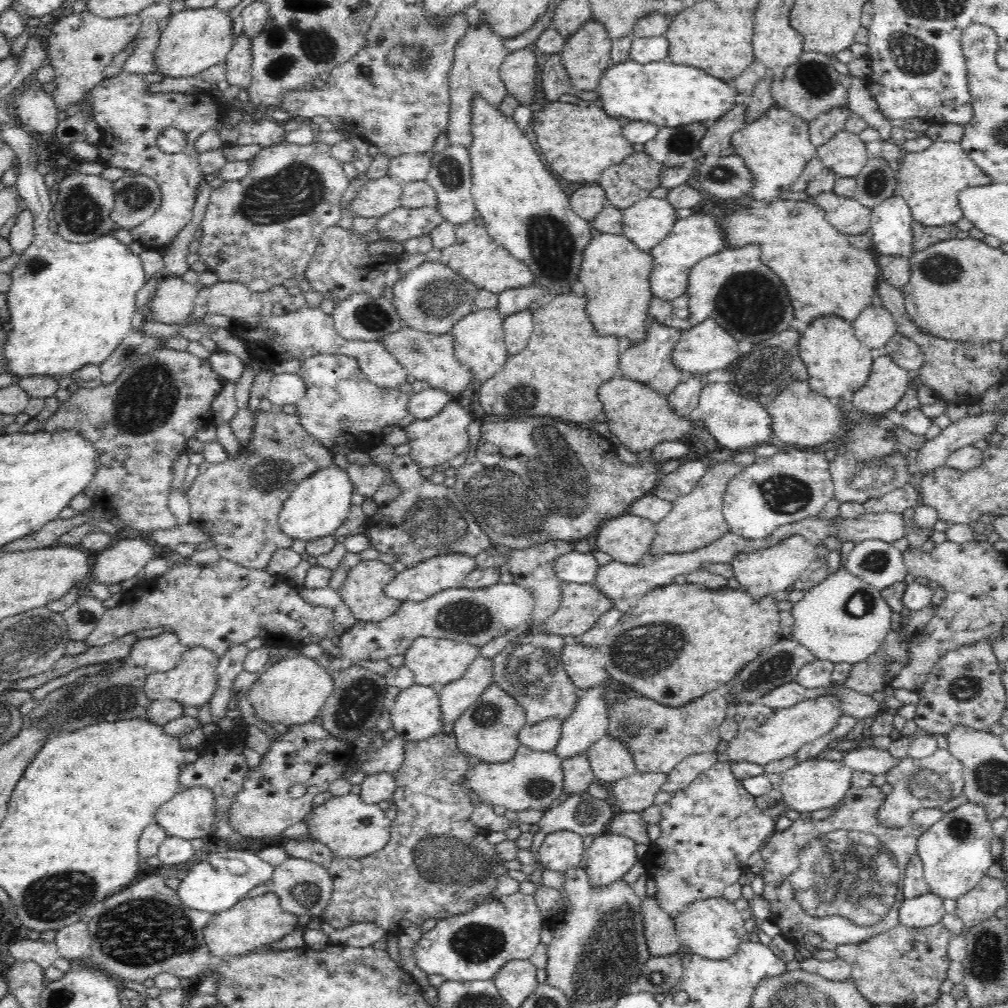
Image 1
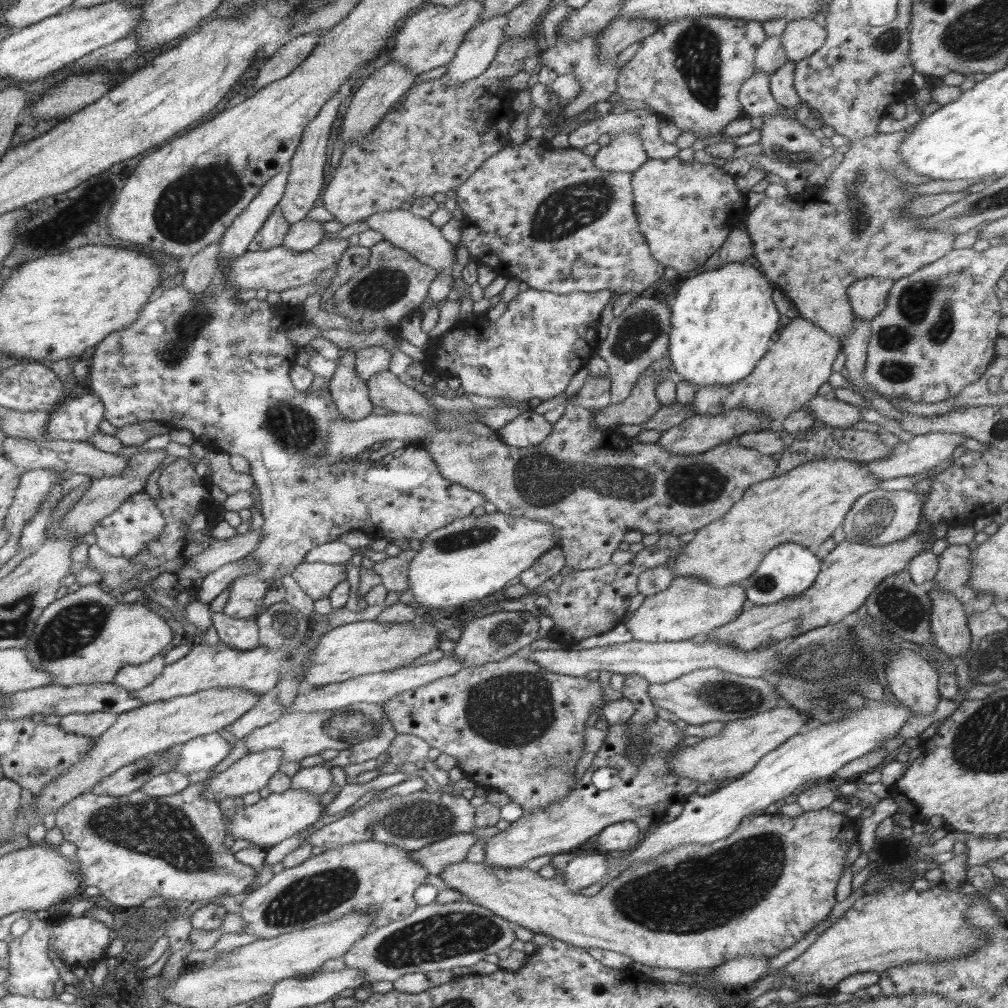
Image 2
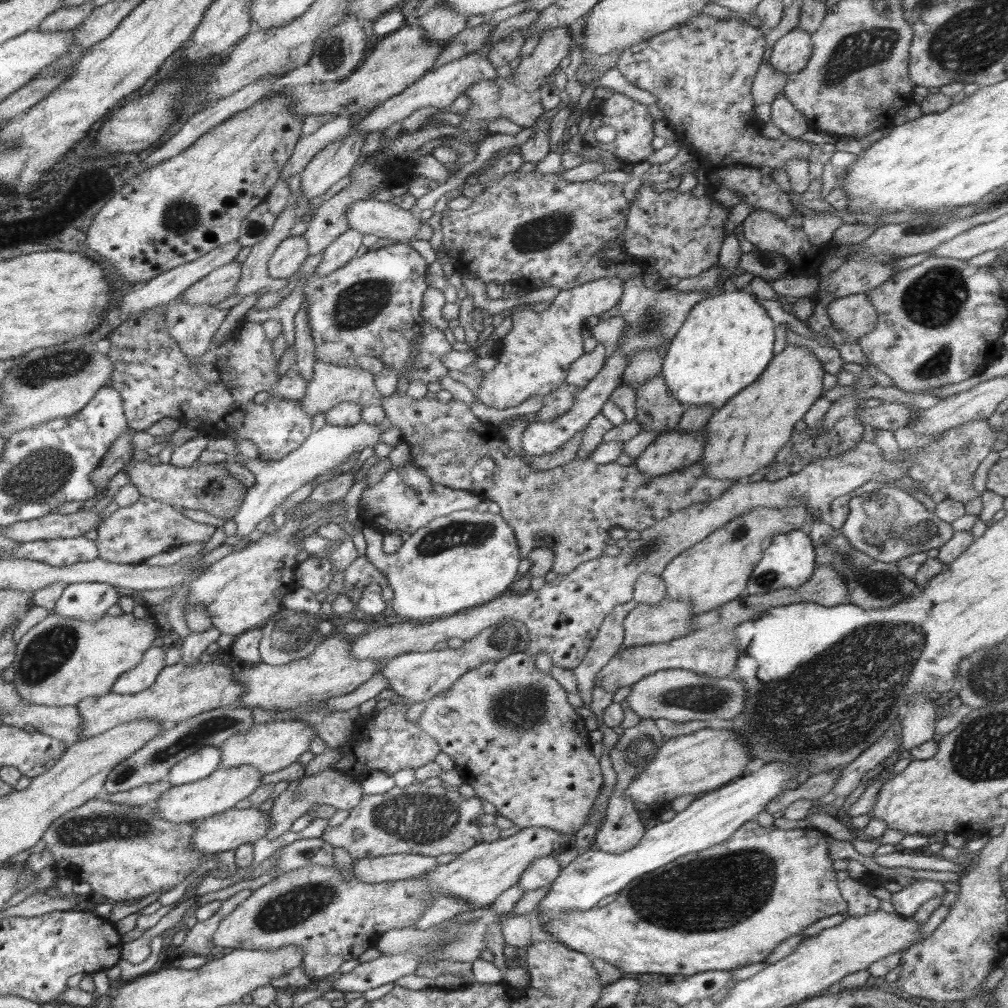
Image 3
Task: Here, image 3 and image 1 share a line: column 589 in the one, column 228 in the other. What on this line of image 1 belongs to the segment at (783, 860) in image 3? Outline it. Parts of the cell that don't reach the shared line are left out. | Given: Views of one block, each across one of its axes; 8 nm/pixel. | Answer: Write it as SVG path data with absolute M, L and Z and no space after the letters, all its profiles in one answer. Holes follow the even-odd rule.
M270 889L265 894L239 900L232 908L213 915L204 926L204 939L208 943L211 956L221 960L252 953L258 946L269 945L294 932L298 925L298 916L286 912L276 893Z

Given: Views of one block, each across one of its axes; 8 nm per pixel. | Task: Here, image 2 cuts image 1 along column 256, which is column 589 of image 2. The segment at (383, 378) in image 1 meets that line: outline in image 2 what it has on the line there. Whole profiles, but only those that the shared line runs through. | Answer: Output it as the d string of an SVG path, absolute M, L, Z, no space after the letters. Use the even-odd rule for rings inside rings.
M530 288L519 292L508 303L507 310L492 321L485 314L476 316L472 321L458 321L451 330L439 336L428 345L426 358L422 364L426 372L436 376L455 376L460 379L461 387L468 394L498 398L501 404L517 400L526 402L531 398L541 401L550 400L566 390L572 375L587 365L599 347L600 313L609 303L612 291L556 294Z

